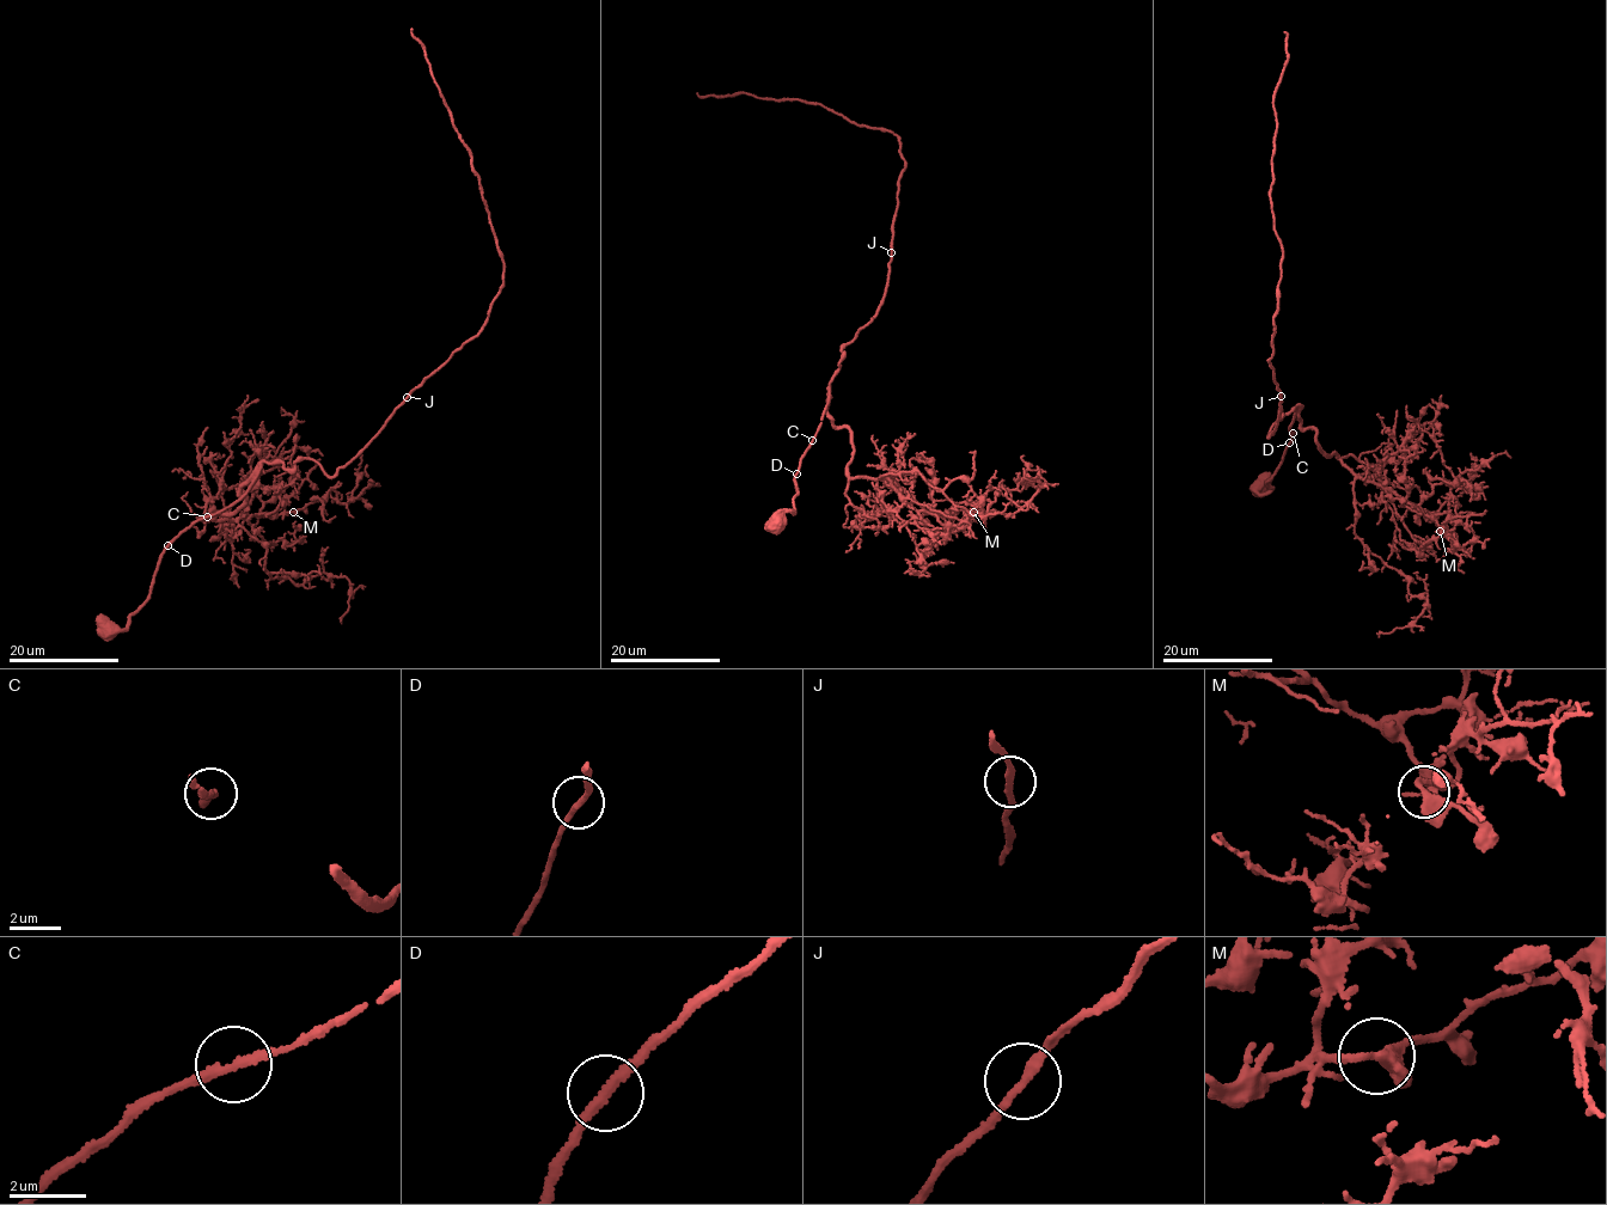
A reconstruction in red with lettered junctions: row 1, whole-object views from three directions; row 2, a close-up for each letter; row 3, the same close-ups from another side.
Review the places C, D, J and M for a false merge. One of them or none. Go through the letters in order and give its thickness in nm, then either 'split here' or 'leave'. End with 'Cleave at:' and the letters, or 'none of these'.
C: 200 nm | leave
D: 190 nm | leave
J: 190 nm | leave
M: 360 nm | leave
Cleave at: none of these

